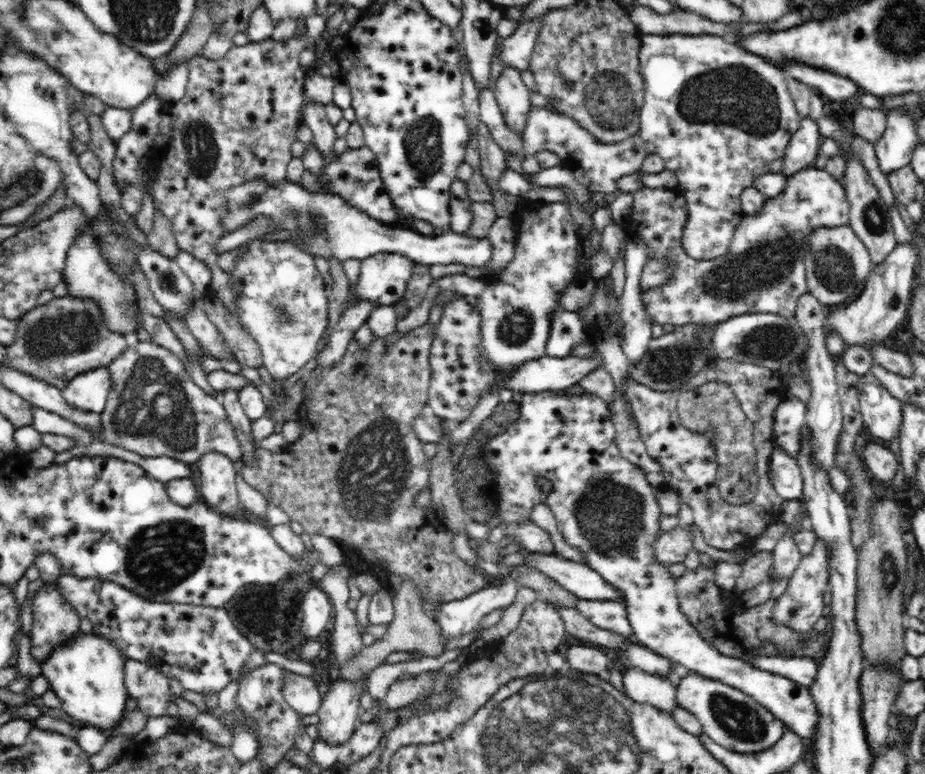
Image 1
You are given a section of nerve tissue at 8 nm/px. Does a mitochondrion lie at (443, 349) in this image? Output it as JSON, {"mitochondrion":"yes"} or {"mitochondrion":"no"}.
{"mitochondrion":"no"}

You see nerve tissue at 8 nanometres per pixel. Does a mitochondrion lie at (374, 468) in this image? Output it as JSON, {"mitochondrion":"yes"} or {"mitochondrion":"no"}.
{"mitochondrion":"yes"}

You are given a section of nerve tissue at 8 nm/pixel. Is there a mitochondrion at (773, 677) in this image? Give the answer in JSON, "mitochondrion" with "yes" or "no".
{"mitochondrion":"no"}

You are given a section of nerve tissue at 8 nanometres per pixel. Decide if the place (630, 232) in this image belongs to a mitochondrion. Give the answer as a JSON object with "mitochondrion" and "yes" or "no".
{"mitochondrion":"no"}

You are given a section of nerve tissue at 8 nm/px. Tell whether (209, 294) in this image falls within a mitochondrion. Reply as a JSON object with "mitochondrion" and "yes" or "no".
{"mitochondrion":"no"}

